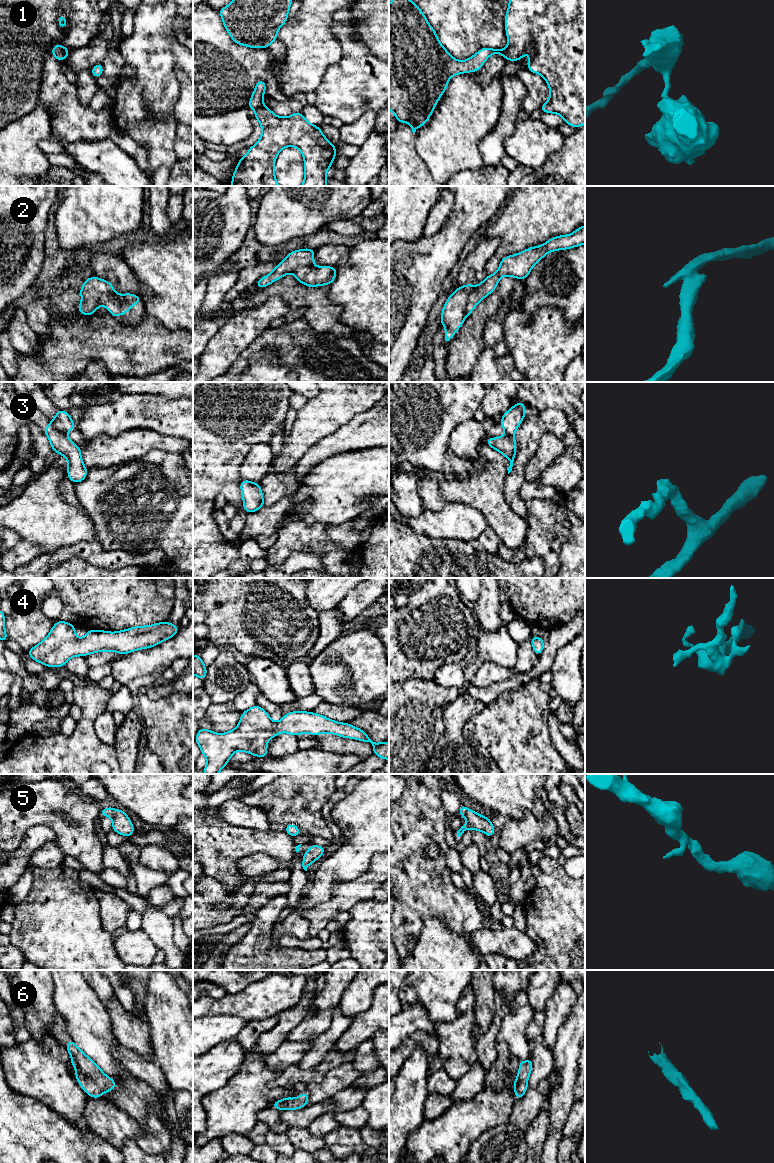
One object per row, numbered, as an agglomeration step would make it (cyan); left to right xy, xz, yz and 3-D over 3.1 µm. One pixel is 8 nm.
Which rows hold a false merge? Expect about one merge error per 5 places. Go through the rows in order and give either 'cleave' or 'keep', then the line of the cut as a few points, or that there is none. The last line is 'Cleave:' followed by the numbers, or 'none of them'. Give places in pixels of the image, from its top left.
1: cleave | yz (504, 49), (506, 57)
2: cleave | yz (473, 288), (469, 294), (465, 314)
3: cleave | xy (51, 422), (66, 435)
4: keep | no cut
5: keep | no cut
6: keep | no cut
Cleave: 1, 2, 3

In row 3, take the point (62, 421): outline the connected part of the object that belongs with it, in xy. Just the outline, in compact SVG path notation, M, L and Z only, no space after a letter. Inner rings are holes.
M58 409L55 417L50 420L53 426L67 435L69 430L75 429L74 421L71 419L69 412Z

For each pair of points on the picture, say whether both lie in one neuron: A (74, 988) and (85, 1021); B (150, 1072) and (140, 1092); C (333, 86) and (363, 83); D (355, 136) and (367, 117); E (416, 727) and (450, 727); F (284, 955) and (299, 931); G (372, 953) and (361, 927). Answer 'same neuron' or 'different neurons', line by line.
A: same neuron
B: different neurons
C: same neuron
D: same neuron
E: different neurons
F: different neurons
G: same neuron

